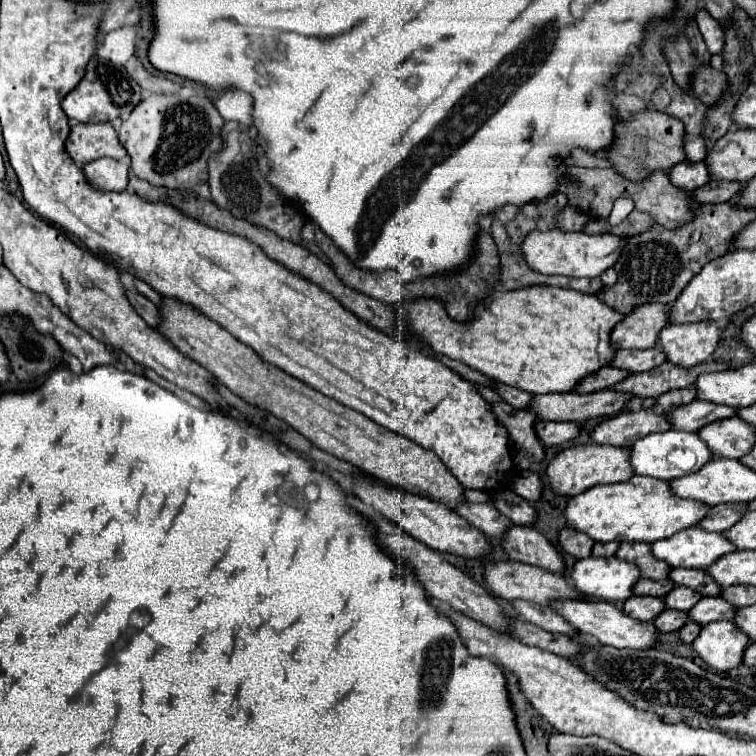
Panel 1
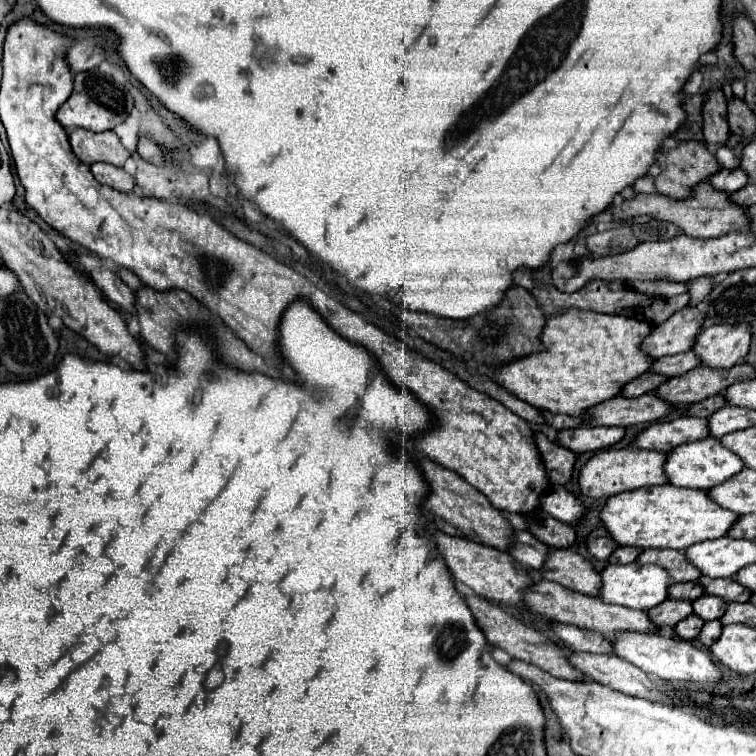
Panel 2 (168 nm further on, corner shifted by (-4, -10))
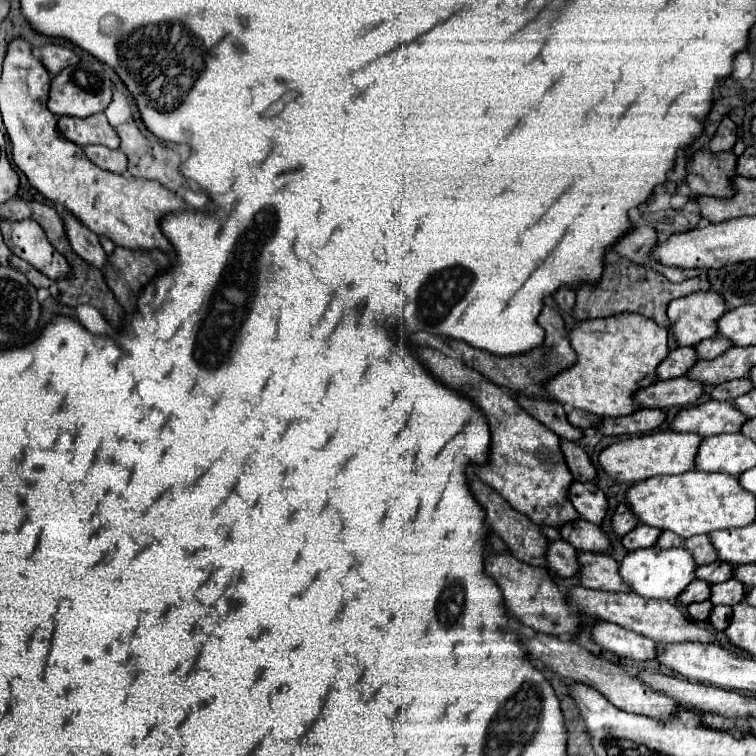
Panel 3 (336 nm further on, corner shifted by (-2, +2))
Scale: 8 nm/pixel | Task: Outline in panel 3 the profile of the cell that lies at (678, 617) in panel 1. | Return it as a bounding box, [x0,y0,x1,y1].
[688,600,712,622]

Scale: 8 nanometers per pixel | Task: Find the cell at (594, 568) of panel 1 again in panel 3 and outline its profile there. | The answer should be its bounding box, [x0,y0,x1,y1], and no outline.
[620,548,696,600]

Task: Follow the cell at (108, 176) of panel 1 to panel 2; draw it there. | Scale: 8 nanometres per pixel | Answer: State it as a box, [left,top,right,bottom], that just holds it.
[90,162,134,192]

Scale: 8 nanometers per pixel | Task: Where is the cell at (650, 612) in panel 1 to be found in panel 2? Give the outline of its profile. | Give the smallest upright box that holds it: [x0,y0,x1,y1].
[648,600,692,628]

